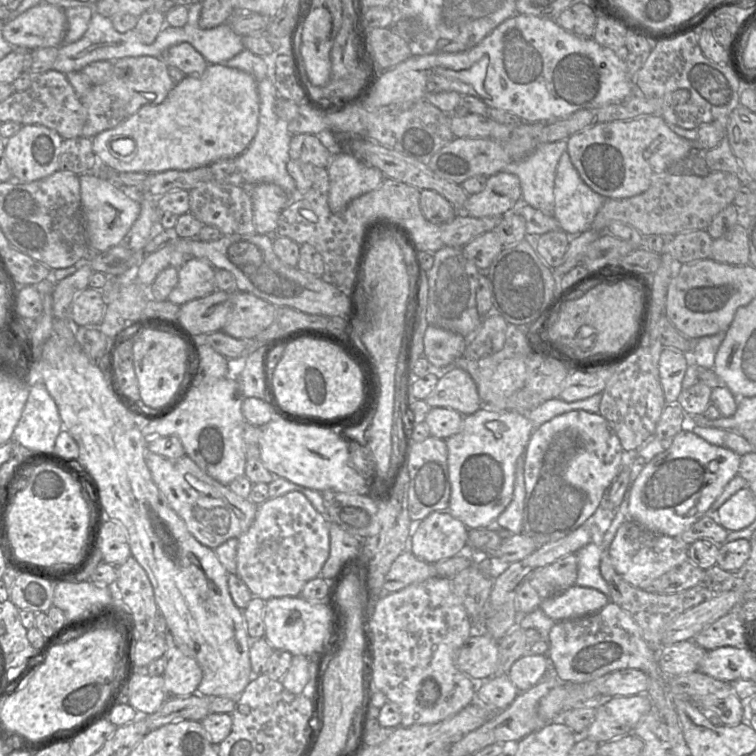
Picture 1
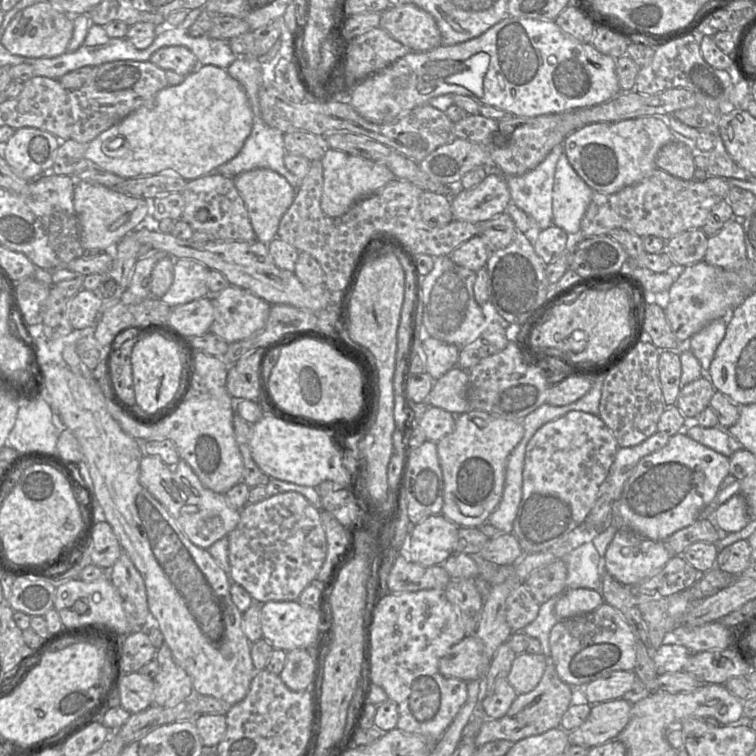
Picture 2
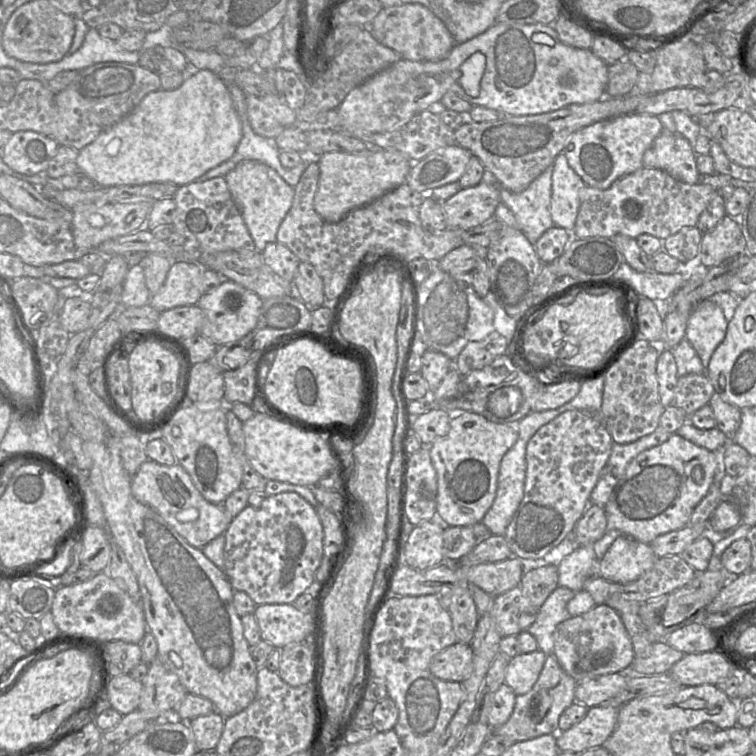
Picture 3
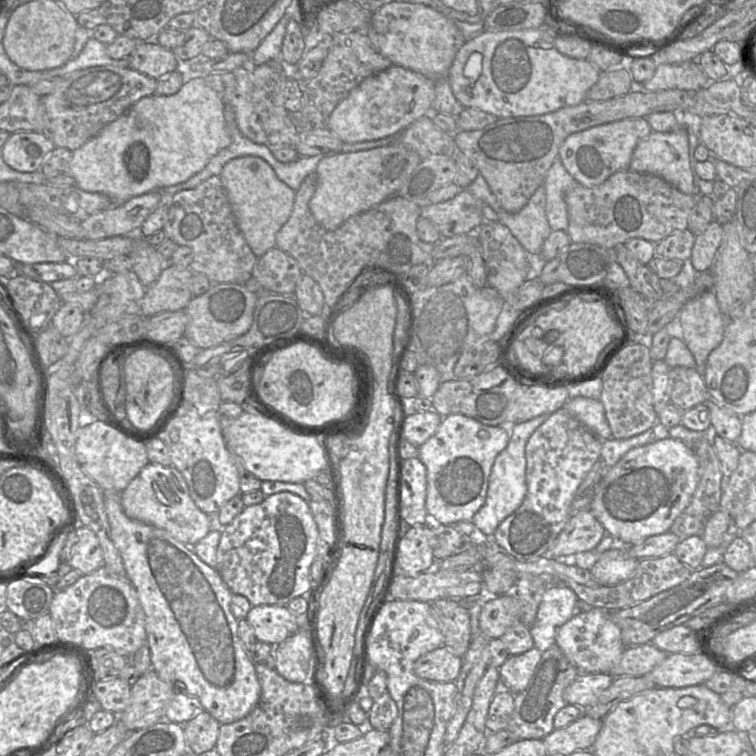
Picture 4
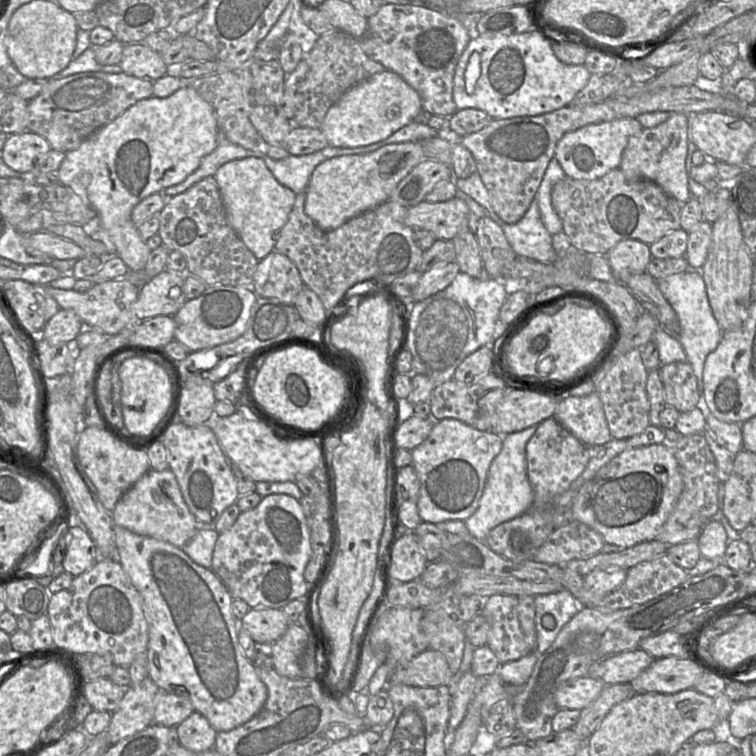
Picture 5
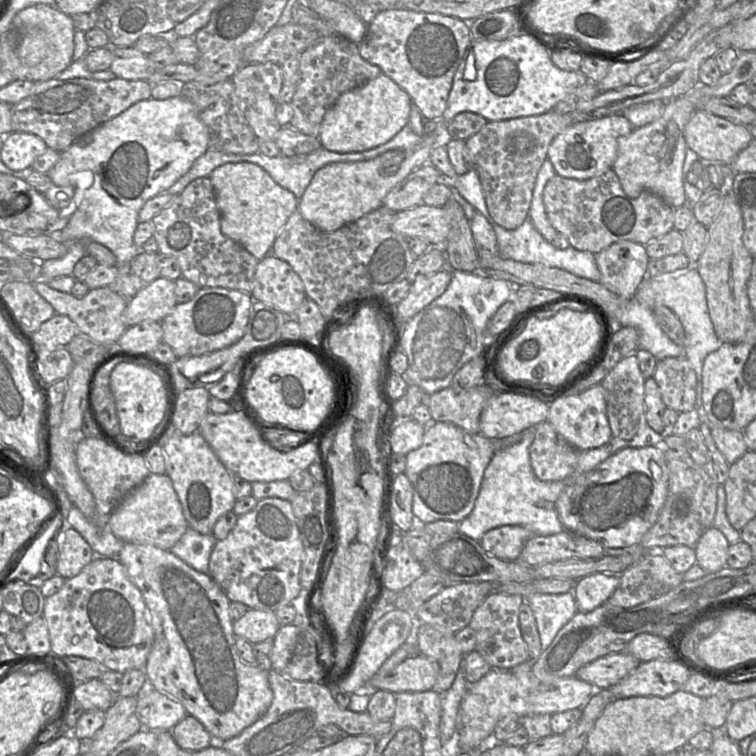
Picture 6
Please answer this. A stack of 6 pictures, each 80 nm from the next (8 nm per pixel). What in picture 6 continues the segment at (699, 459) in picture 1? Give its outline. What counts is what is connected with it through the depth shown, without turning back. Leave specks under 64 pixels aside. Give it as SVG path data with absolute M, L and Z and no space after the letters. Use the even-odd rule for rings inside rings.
M662 446L627 447L577 476L560 493L555 509L565 530L596 540L605 549L639 545L664 506L668 480Z

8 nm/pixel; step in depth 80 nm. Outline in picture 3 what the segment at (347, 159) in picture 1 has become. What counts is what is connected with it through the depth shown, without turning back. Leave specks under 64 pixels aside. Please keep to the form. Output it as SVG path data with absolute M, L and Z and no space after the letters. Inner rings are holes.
M371 147L368 151L361 153L326 152L319 157L318 165L320 176L314 196L314 209L322 219L335 223L343 219L352 210L372 203L386 192L405 183L413 161L400 152Z

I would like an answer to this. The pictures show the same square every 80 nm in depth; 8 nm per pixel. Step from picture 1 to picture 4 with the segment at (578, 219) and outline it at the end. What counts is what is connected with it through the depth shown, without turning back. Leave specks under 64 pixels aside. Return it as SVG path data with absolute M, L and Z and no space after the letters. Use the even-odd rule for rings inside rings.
M557 157L548 170L543 186L546 192L546 216L552 231L567 232L569 226L565 194L578 182L569 174Z

